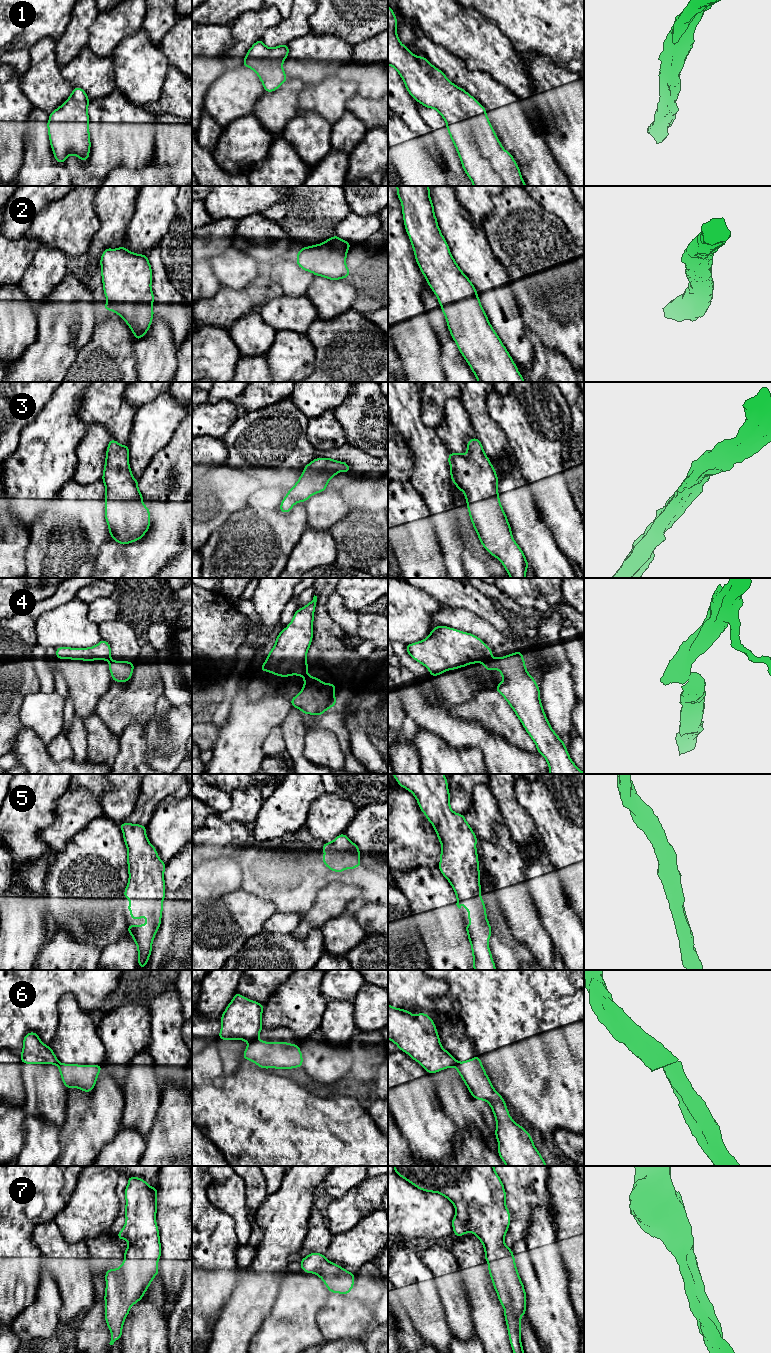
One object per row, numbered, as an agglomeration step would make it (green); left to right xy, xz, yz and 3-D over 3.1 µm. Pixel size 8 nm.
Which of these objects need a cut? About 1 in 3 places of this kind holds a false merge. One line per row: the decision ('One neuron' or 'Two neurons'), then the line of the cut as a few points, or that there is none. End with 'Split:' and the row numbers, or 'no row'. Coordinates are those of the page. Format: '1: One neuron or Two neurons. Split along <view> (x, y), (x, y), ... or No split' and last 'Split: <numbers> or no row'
1: One neuron. No split
2: One neuron. No split
3: One neuron. No split
4: Two neurons. Split along yz (492, 657), (482, 662)
5: One neuron. No split
6: Two neurons. Split along xz (257, 1036), (249, 1043)
7: One neuron. No split
Split: 4, 6

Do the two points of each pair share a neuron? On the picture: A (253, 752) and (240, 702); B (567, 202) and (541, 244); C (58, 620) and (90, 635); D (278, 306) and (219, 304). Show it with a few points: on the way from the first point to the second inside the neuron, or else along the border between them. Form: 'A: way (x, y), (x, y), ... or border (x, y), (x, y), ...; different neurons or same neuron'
A: way (245, 740), (244, 714); same neuron
B: border (538, 203), (553, 212), (572, 235); different neurons
C: way (66, 626), (82, 633); same neuron
D: border (278, 295), (269, 299), (258, 311); different neurons

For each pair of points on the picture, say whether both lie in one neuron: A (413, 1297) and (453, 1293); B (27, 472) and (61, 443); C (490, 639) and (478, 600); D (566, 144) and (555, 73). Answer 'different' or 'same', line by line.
A: different
B: same
C: different
D: same

